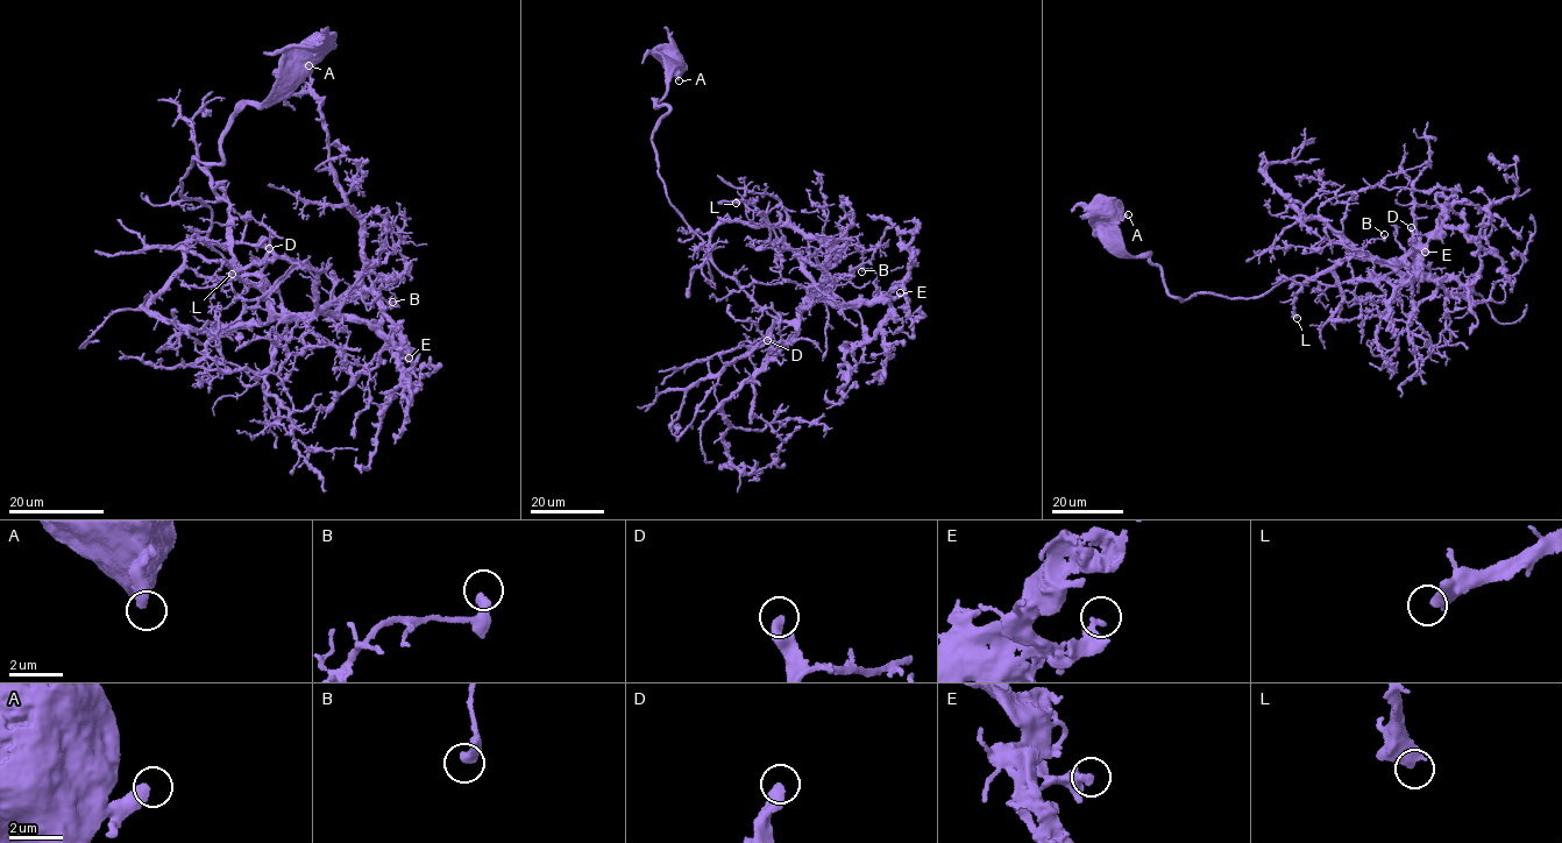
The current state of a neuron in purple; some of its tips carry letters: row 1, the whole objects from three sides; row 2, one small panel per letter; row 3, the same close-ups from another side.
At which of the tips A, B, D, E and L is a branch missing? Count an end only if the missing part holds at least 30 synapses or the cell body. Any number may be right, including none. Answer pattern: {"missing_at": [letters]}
{"missing_at": ["D", "L"]}

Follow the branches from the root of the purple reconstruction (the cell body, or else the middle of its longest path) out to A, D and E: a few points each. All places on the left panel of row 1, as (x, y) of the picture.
A: (314, 47), (318, 48), (309, 65)
D: (314, 47), (303, 82), (235, 115), (219, 164), (194, 156), (178, 181), (241, 280), (262, 282), (269, 248)
E: (314, 47), (179, 195), (277, 313), (366, 324), (409, 358)

